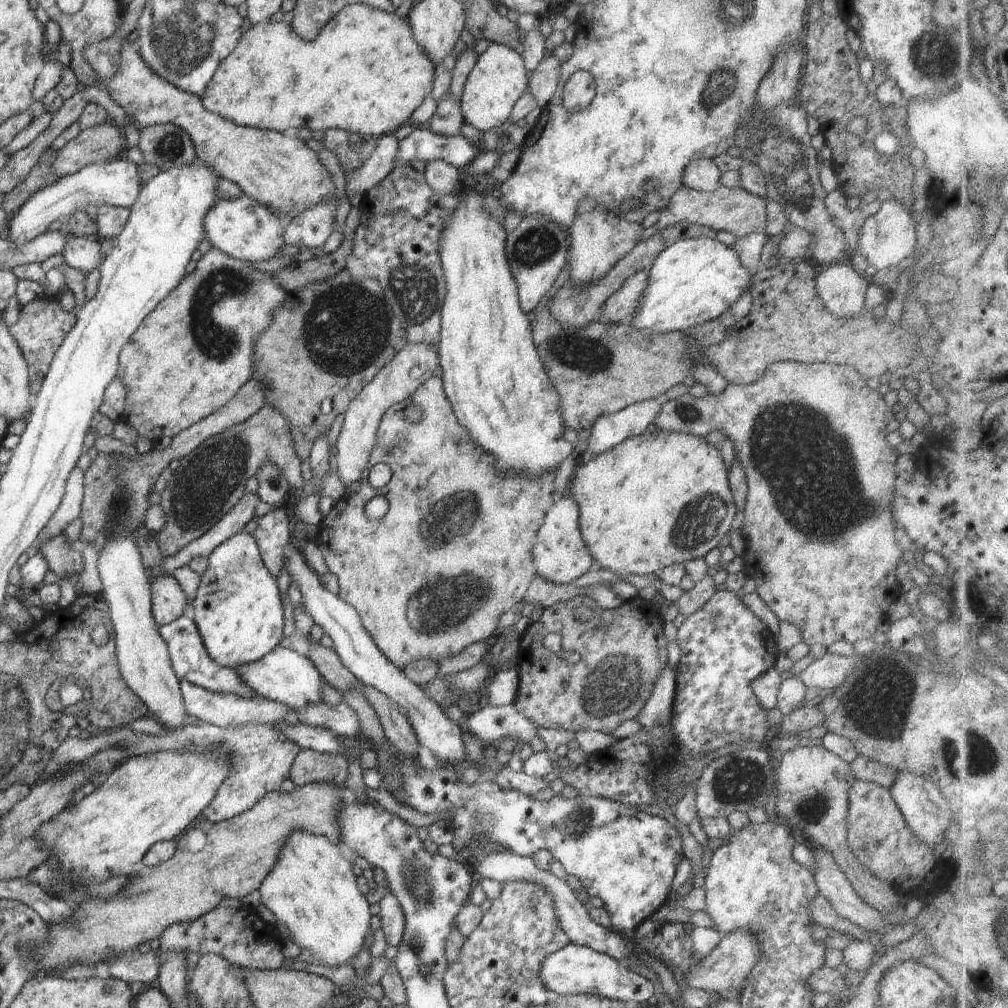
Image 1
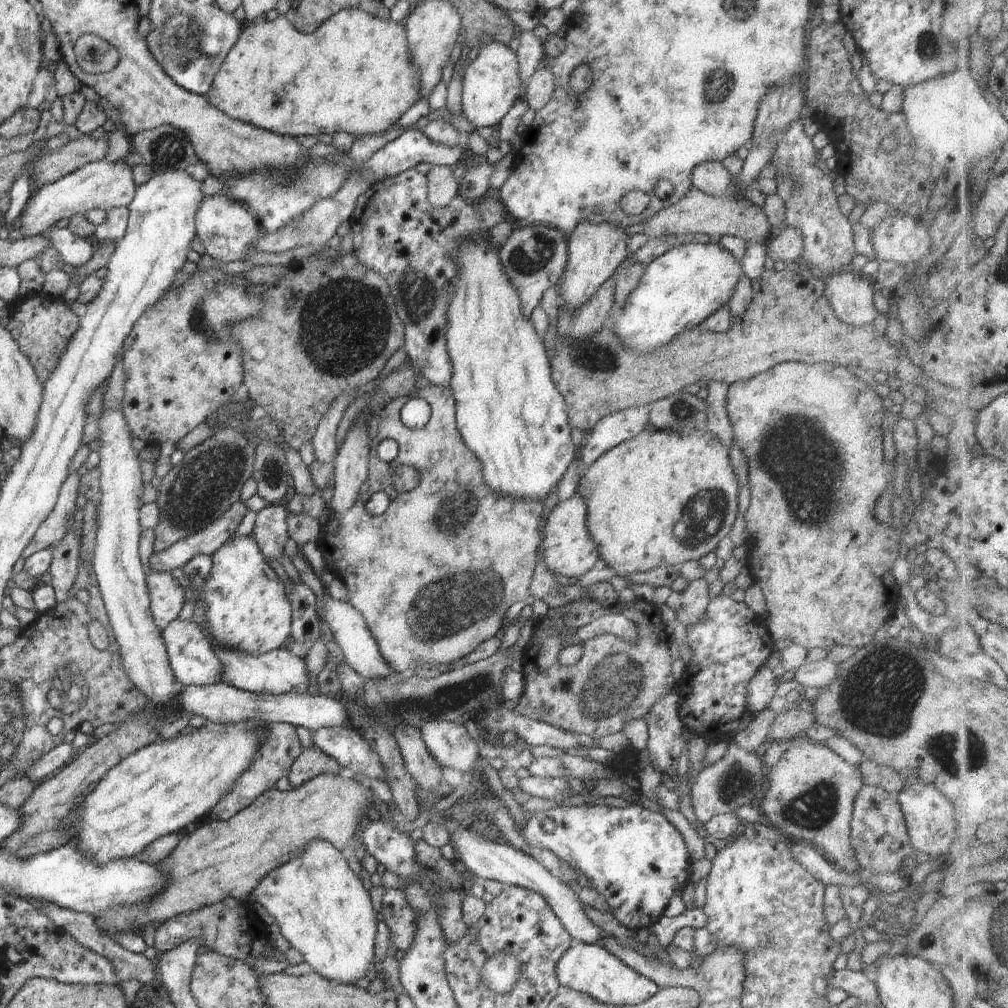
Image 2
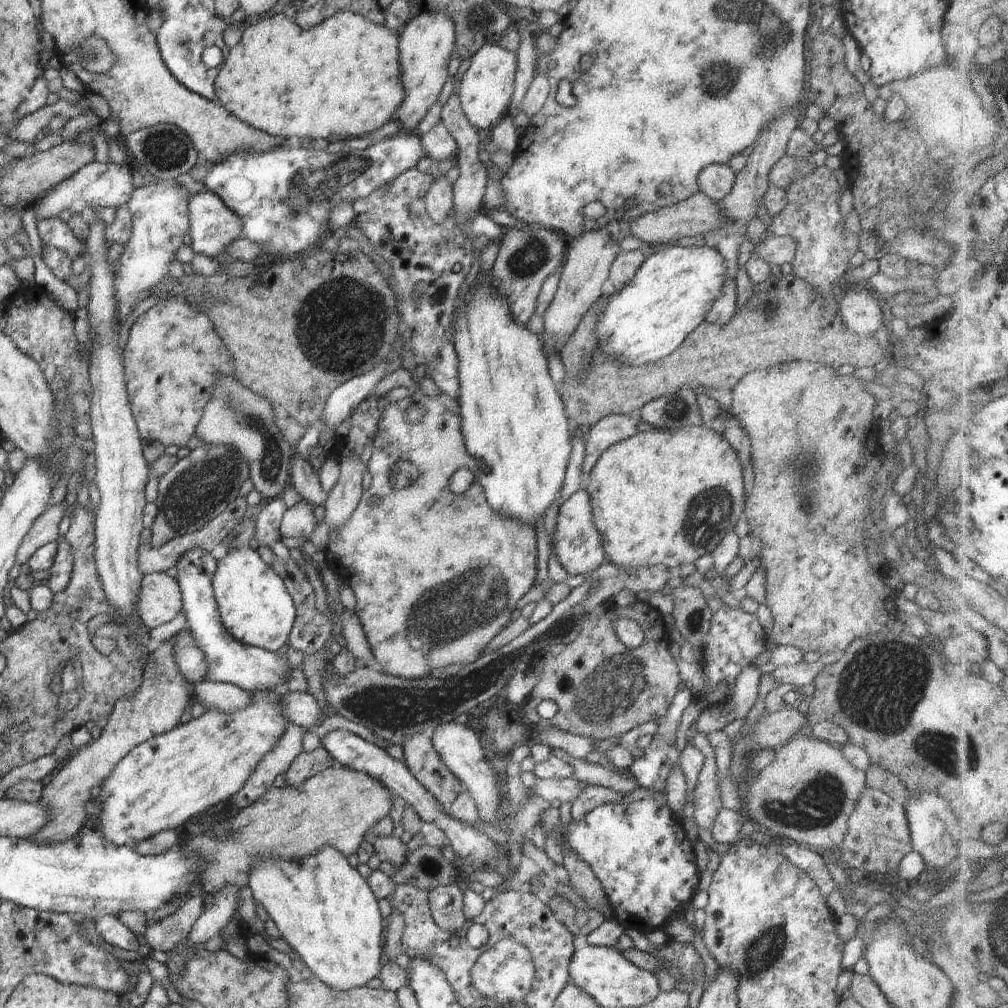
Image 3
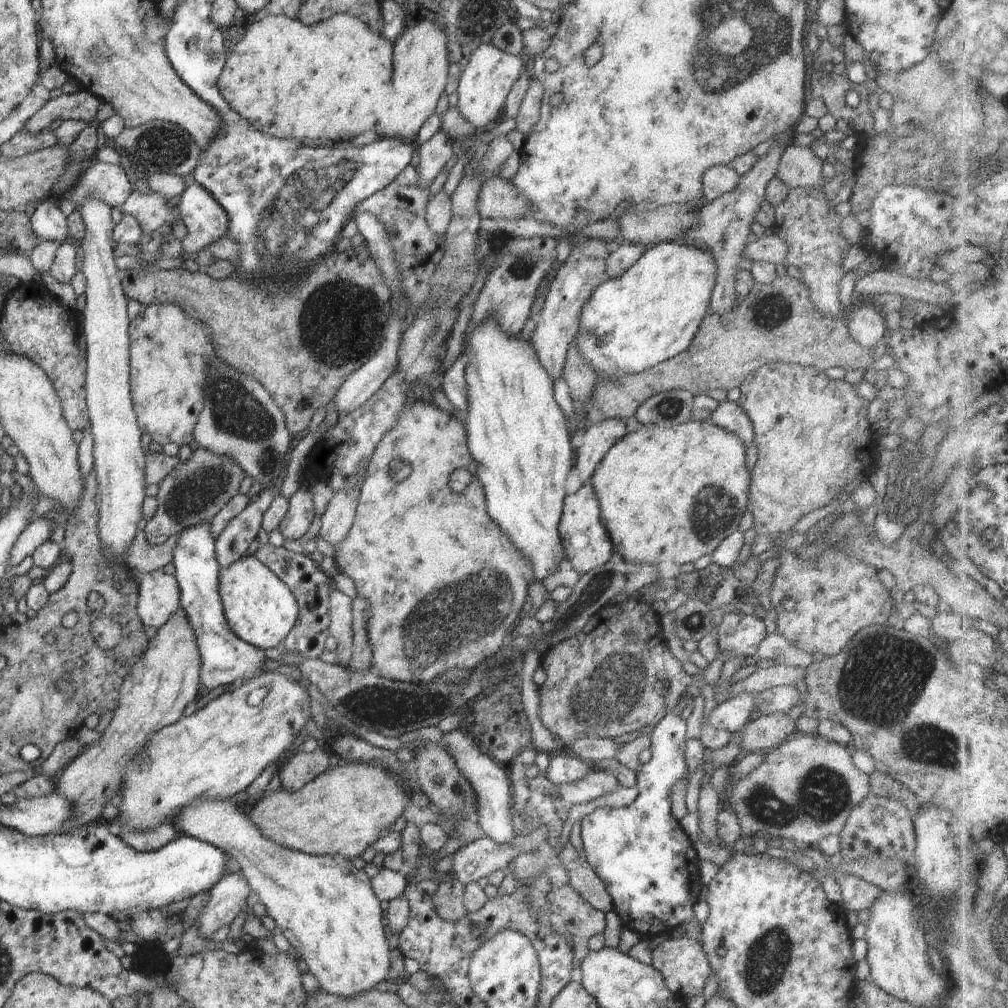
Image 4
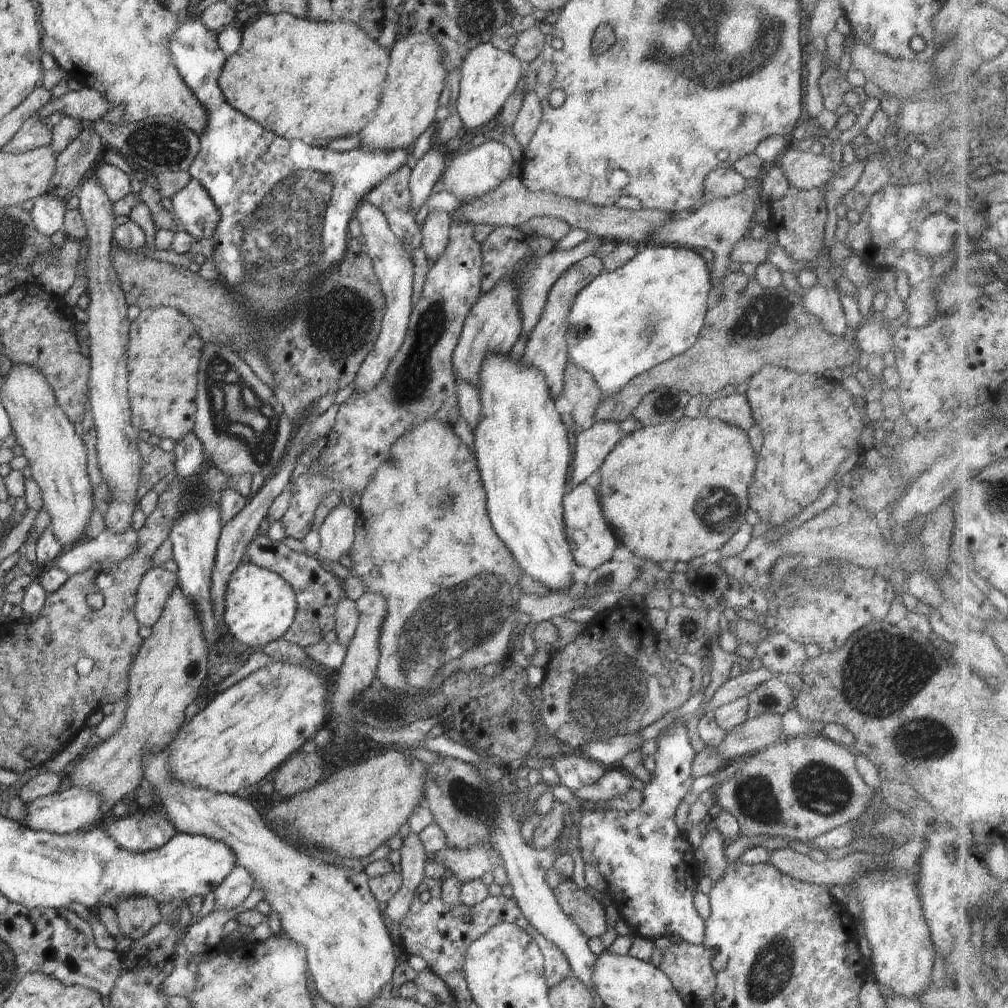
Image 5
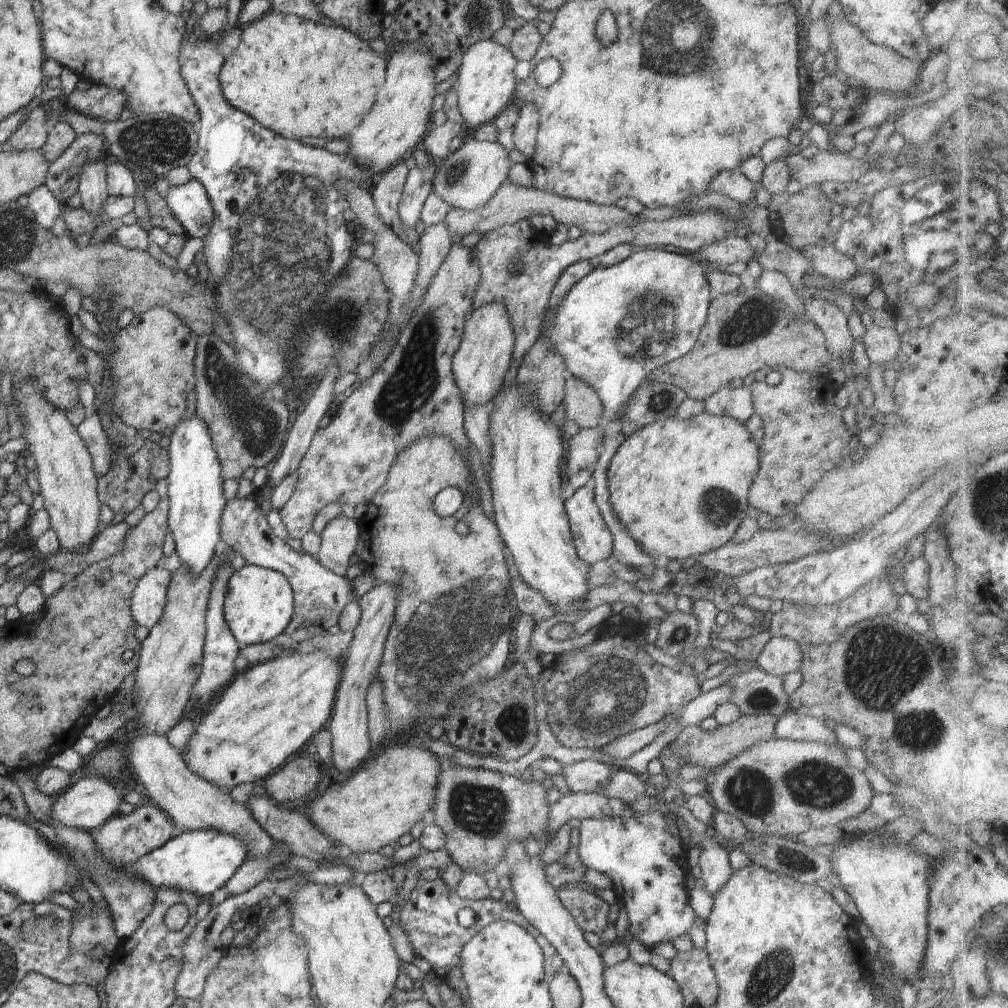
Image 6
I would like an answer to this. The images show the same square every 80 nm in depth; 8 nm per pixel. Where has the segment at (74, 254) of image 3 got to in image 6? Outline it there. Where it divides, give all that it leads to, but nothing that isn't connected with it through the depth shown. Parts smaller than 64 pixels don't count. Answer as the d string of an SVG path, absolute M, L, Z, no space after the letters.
M44 184L35 188L28 197L28 207L35 216L36 224L50 231L56 218L62 214L65 204L61 203Z

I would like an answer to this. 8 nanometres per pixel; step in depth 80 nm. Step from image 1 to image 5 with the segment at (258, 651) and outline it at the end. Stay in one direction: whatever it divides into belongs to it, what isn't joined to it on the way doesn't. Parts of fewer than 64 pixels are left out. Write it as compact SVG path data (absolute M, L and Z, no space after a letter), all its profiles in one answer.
M246 560L232 571L225 586L223 622L227 632L250 648L266 646L284 636L296 616L297 602L292 587L275 572Z

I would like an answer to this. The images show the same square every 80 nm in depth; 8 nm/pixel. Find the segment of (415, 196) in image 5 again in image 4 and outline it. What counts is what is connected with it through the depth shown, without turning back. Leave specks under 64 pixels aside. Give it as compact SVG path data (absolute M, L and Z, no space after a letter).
M439 130L418 148L420 153L420 166L417 171L420 173L419 185L430 186L431 182L445 164L454 156L456 148L448 141L445 132Z

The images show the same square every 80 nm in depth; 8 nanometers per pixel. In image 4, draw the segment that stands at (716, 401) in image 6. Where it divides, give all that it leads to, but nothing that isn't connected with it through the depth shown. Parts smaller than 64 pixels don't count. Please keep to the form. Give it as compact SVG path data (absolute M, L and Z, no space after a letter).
M724 401L720 403L712 413L711 422L734 433L740 438L740 442L743 442L745 448L748 448L754 440L755 434L749 416L746 416L743 408L737 402Z

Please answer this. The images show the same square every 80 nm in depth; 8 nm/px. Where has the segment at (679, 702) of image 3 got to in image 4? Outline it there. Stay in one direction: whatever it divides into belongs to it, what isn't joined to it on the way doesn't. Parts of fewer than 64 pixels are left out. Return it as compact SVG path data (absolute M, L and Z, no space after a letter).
M672 709L660 720L651 733L649 746L652 756L646 763L640 763L634 773L637 778L639 795L629 806L597 808L581 820L580 838L588 864L605 884L605 889L613 900L613 911L623 917L623 926L630 927L637 933L654 938L669 935L676 926L686 930L686 936L700 942L701 924L696 919L692 907L698 901L698 887L701 885L699 857L679 820L672 815L670 791L672 785L682 778L690 780L691 774L686 766L685 744L686 713L678 715Z

